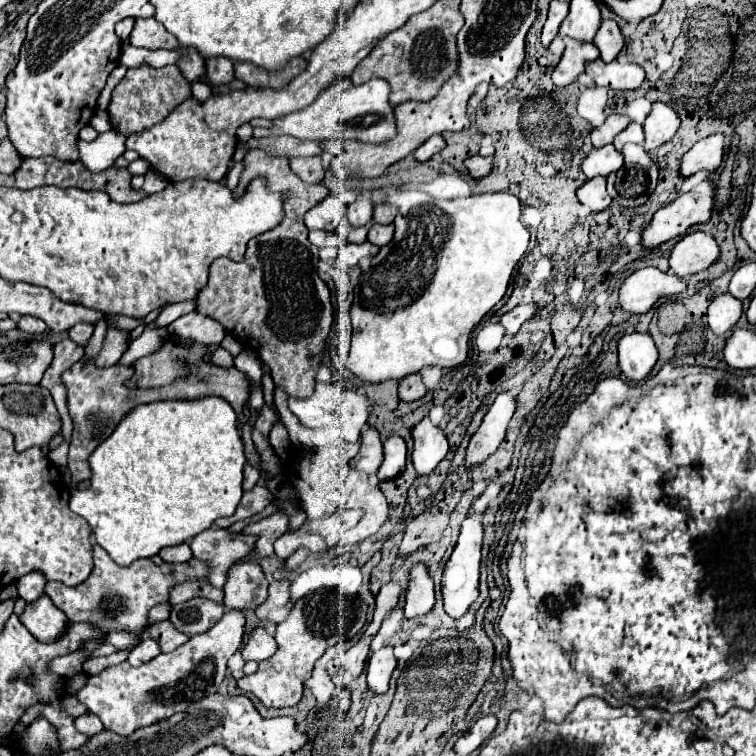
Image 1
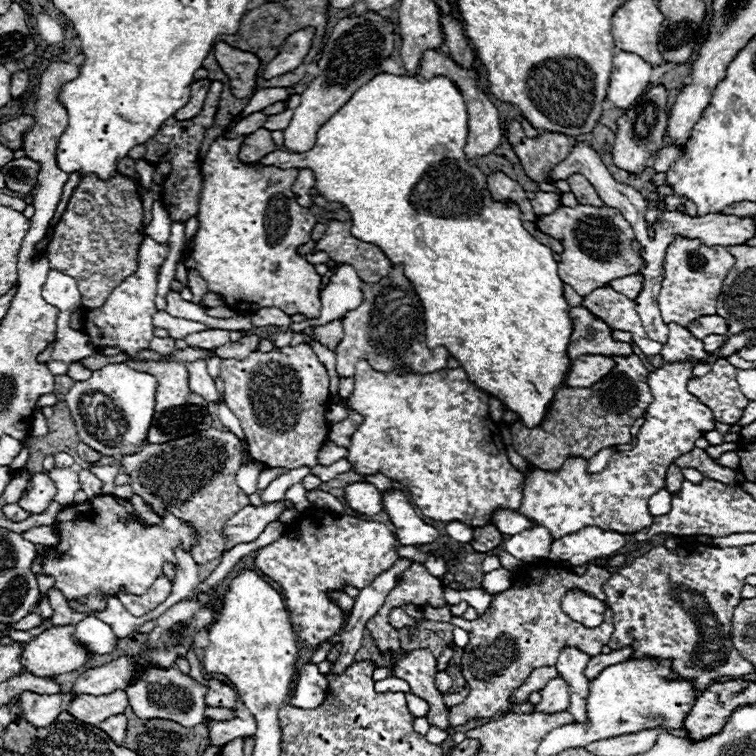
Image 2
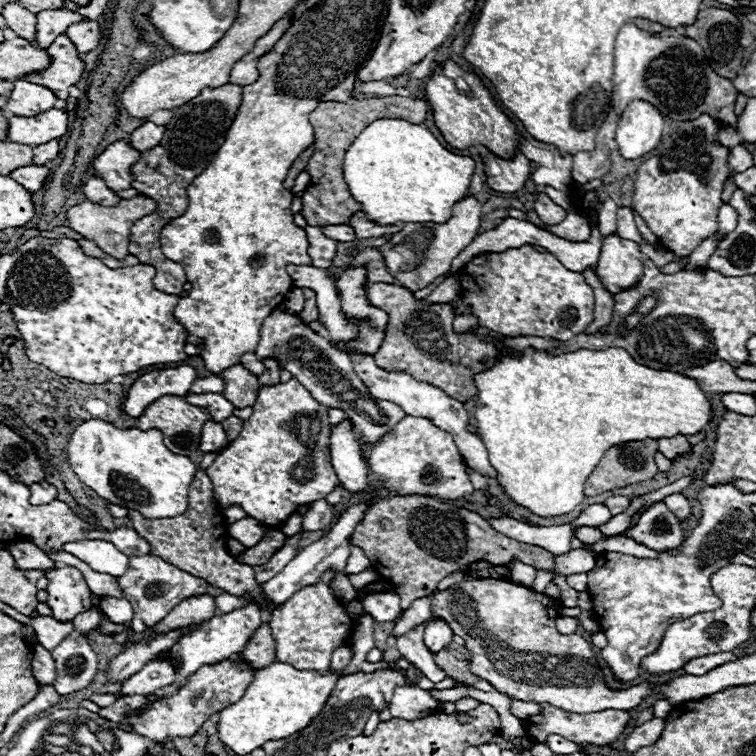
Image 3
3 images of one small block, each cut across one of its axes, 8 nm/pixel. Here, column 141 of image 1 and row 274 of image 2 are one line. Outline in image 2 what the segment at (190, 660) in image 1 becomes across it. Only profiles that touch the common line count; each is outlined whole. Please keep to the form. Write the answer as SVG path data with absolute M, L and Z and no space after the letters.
M676 236L674 242L668 244L666 250L666 280L662 282L662 292L658 296L658 306L662 320L678 322L680 326L688 326L692 320L700 316L716 314L716 300L722 292L722 282L726 280L730 268L734 266L734 258L730 256L726 246L706 246L700 240L688 240L684 236Z

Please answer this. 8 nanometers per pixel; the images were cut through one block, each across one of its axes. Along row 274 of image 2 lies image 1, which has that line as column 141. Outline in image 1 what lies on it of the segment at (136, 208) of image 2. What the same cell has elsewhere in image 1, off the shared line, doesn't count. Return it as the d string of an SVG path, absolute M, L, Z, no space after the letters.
M166 66L160 70L128 70L124 80L112 92L112 102L108 106L110 122L114 130L118 130L124 136L128 136L130 132L142 132L152 124L162 122L178 104L182 104L190 96L190 84L182 76L182 72L178 72L178 66Z

